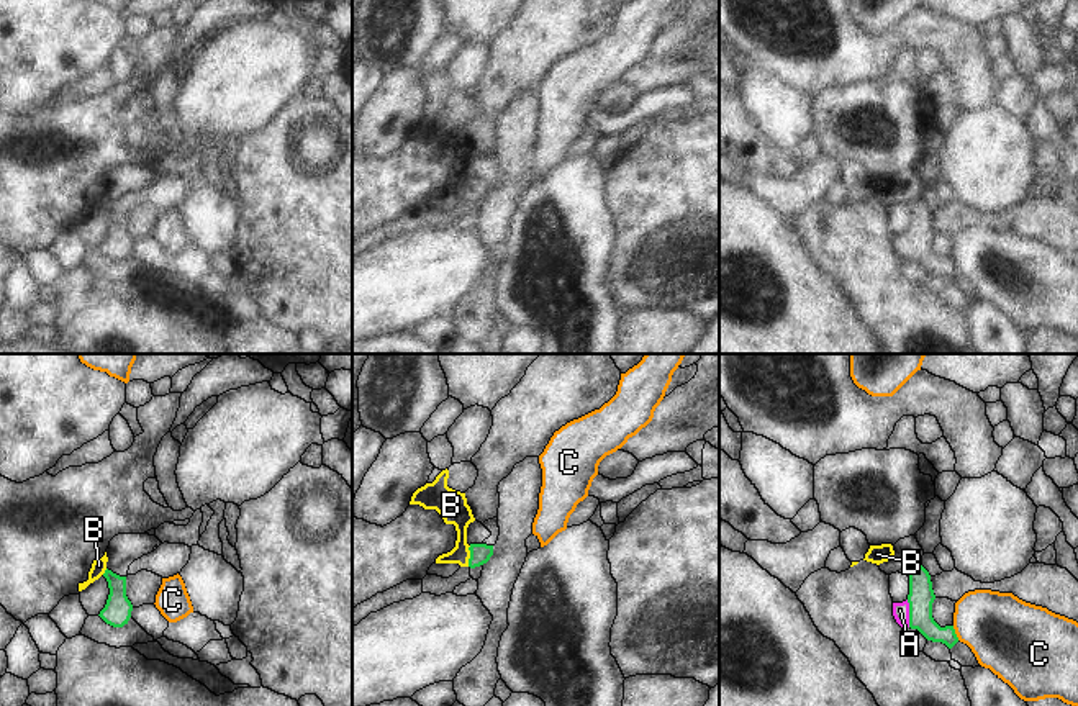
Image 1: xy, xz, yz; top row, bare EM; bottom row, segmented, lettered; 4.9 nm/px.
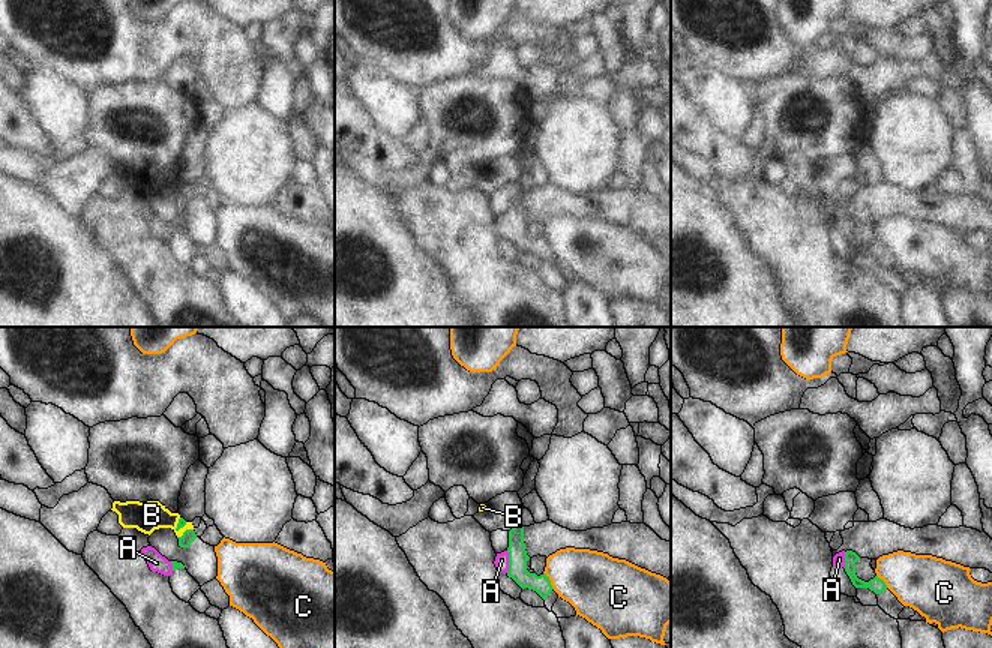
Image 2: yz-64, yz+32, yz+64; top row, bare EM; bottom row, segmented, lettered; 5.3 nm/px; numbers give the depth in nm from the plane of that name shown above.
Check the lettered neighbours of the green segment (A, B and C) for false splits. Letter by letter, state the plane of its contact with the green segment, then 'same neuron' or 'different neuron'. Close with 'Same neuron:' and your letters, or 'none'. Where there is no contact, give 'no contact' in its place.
A: meets green in yz; same neuron
B: meets green in xz; different neuron
C: meets green in yz; different neuron
Same neuron: A

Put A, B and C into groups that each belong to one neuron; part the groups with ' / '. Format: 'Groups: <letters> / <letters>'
Groups: A / B / C.

